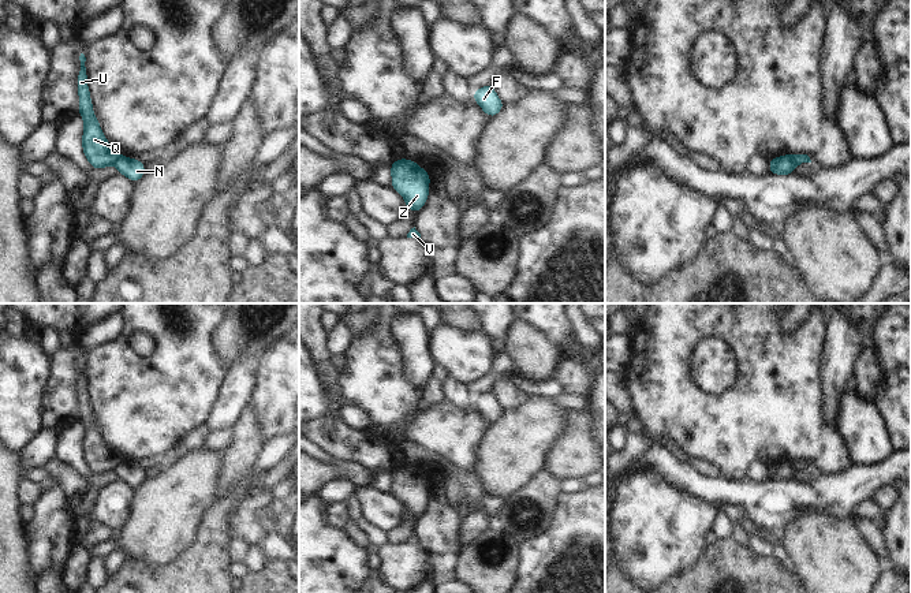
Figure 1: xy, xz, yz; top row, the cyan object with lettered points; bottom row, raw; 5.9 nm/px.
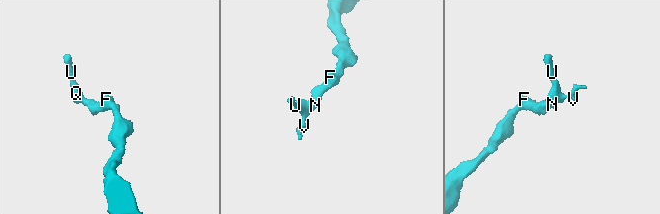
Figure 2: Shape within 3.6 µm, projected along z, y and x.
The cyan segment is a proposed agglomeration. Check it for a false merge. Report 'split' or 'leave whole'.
split

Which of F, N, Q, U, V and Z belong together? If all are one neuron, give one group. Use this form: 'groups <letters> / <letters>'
groups F N / Q U V Z

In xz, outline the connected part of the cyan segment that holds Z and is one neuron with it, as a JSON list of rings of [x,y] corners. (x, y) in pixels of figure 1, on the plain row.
[[[397,465],[391,470],[391,493],[403,504],[411,518],[418,519],[429,504],[429,489],[425,478],[414,467]]]

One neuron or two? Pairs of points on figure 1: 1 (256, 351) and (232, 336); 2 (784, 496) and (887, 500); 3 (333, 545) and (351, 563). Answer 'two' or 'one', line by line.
1: one
2: two
3: one

